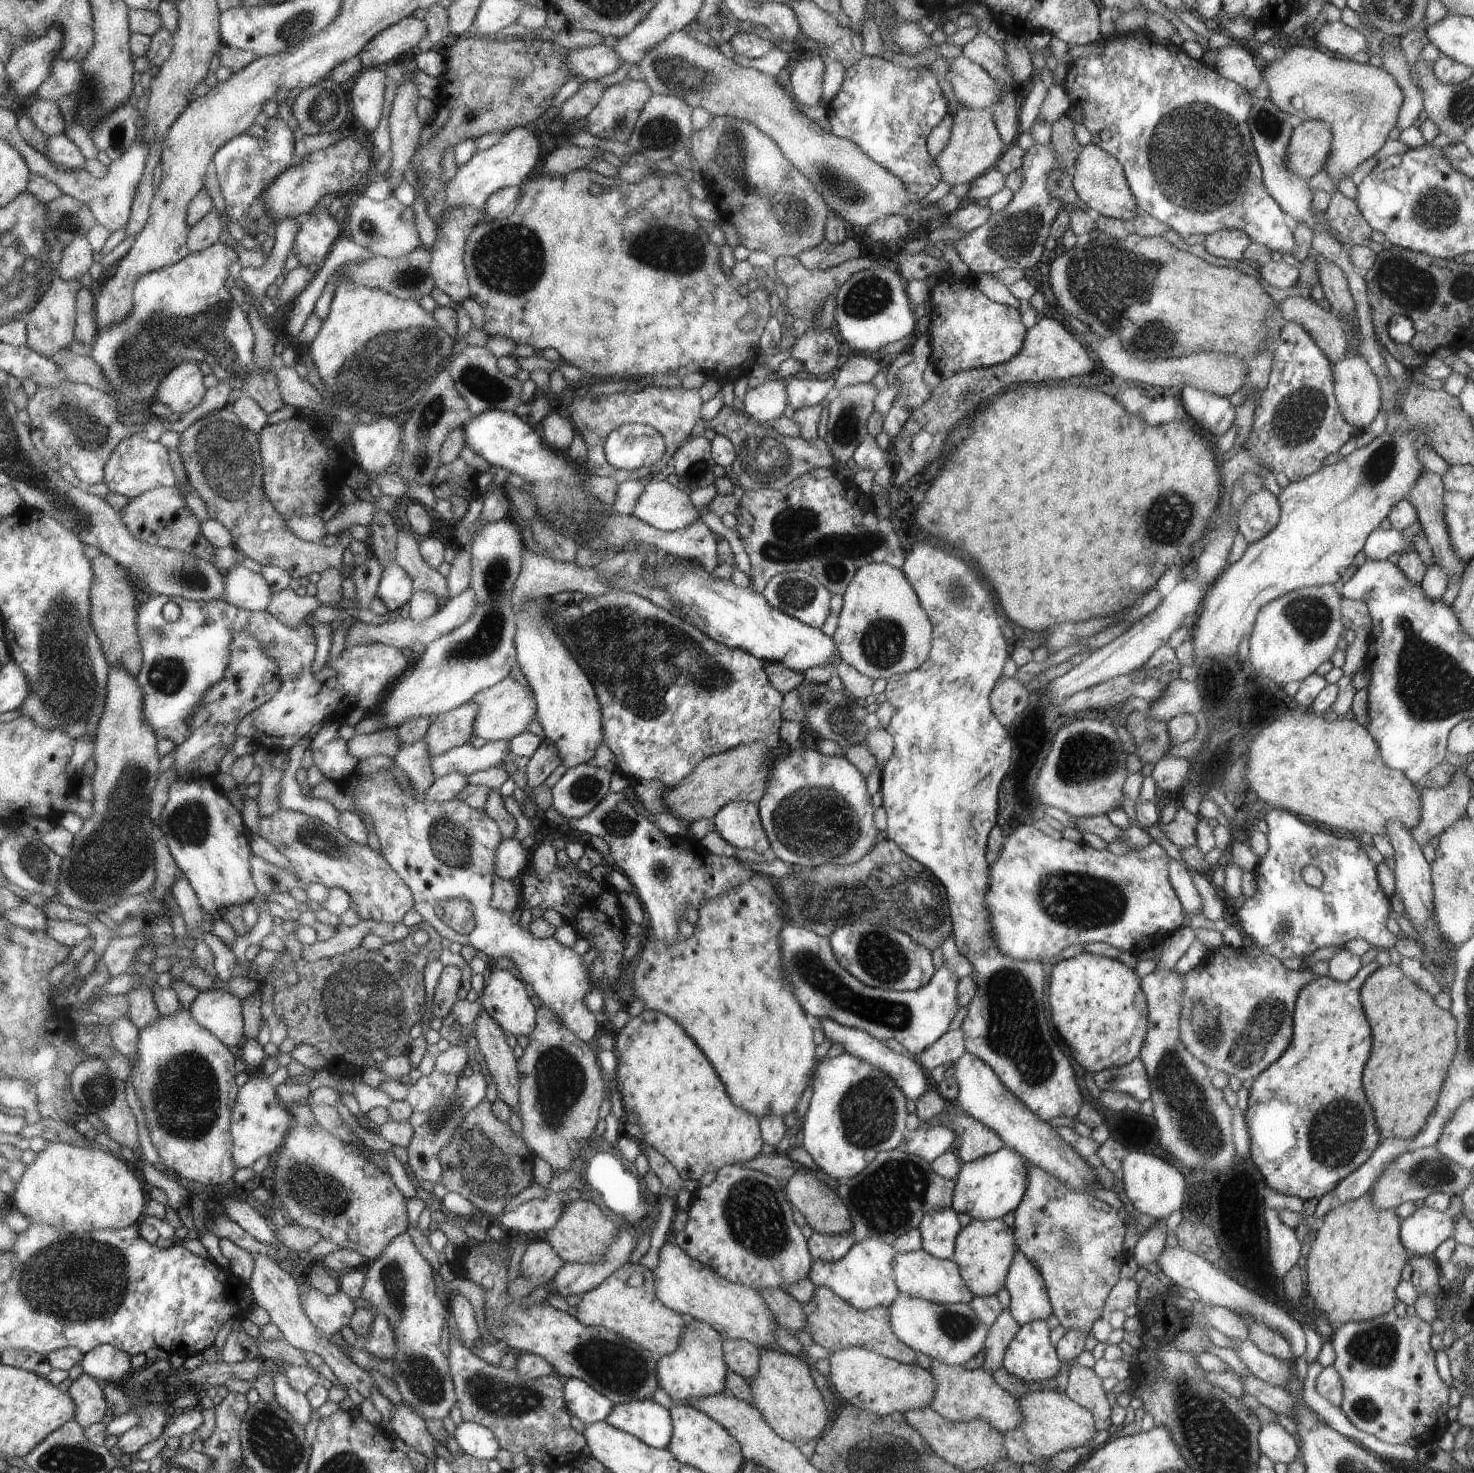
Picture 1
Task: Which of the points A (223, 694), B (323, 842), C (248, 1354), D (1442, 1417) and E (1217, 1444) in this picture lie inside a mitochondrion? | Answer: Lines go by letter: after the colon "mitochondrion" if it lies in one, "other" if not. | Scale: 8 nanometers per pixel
A: other
B: mitochondrion
C: other
D: other
E: mitochondrion

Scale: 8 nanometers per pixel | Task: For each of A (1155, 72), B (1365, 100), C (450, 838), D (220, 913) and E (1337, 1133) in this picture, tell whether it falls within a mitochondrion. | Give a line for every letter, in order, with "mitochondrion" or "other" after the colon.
A: other
B: mitochondrion
C: mitochondrion
D: other
E: mitochondrion

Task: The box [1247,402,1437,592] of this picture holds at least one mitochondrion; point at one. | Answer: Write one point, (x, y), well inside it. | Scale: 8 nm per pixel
(1377, 467)

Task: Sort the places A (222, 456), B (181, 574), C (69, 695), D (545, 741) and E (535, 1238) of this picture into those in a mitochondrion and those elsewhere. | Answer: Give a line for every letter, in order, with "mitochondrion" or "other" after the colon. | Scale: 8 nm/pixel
A: mitochondrion
B: mitochondrion
C: mitochondrion
D: other
E: other

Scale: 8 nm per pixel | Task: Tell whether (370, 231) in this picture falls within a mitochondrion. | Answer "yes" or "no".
yes

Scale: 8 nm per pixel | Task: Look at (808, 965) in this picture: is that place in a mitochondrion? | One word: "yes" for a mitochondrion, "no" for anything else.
yes

